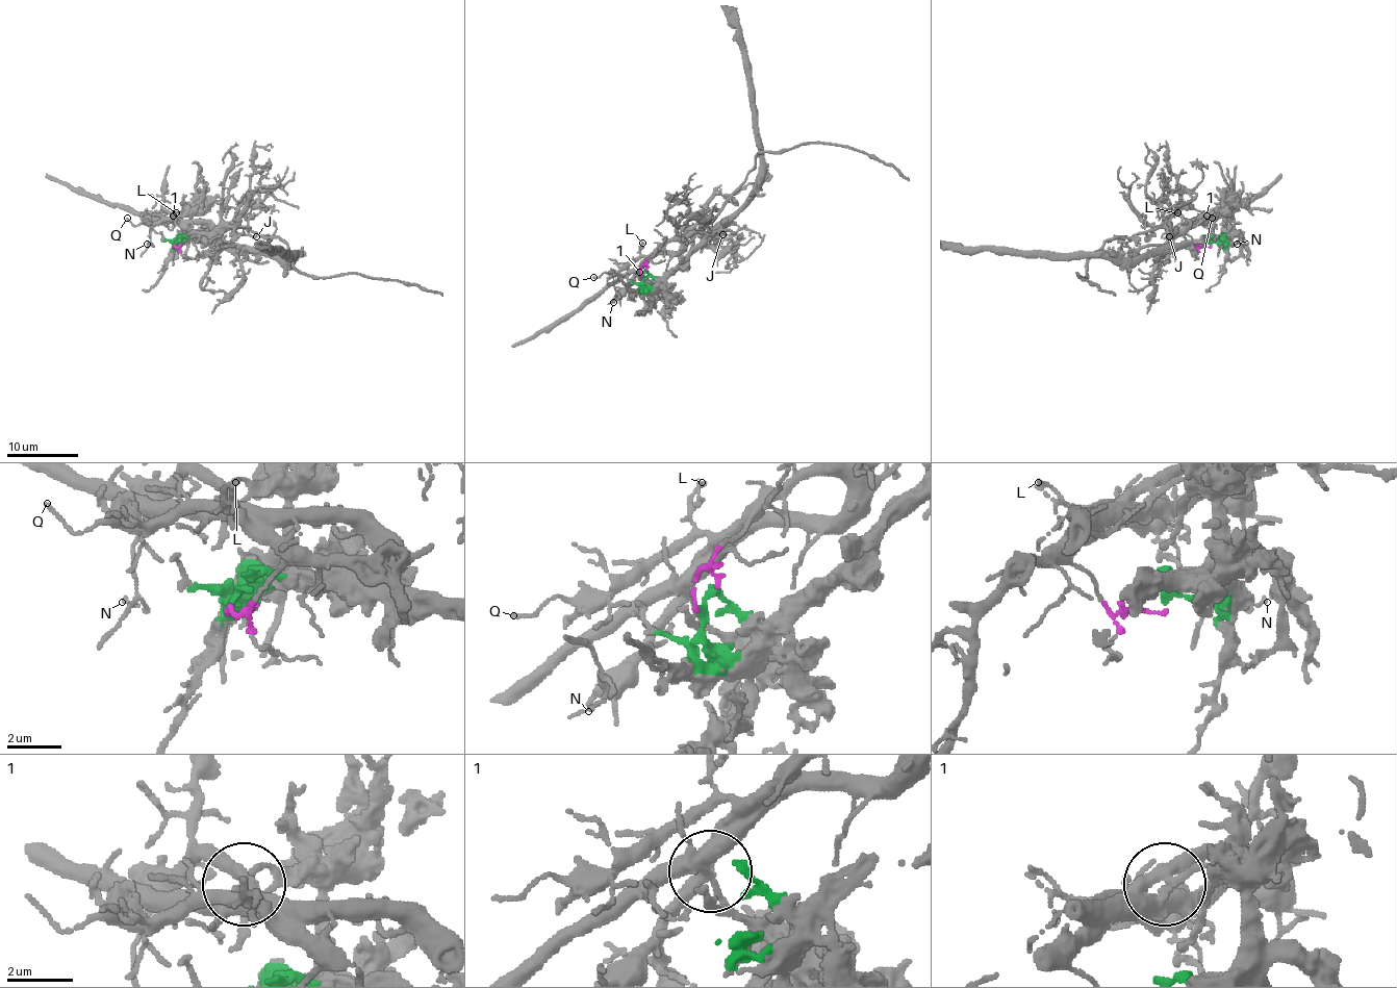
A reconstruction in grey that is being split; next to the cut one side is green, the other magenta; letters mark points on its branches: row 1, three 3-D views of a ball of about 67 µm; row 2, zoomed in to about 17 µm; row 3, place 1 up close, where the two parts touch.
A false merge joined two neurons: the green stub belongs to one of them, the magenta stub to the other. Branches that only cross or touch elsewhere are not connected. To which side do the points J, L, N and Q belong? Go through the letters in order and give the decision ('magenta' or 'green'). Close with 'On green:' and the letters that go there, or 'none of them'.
J: magenta
L: magenta
N: magenta
Q: magenta
On green: none of them

